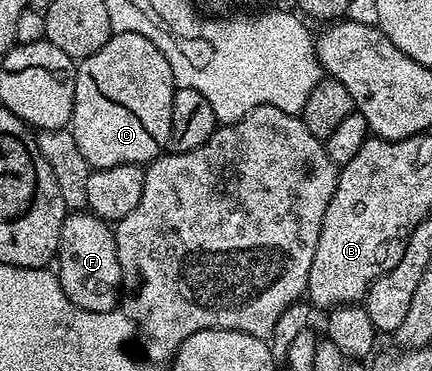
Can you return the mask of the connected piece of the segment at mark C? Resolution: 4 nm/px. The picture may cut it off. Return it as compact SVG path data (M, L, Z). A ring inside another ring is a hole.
M115 32L108 42L104 42L104 46L100 46L100 50L96 50L96 54L92 54L80 61L74 73L74 109L72 110L72 118L68 127L74 133L76 146L80 146L80 154L84 154L84 158L90 163L91 169L120 166L121 164L140 164L145 166L150 161L157 160L159 156L163 155L167 151L170 142L172 98L175 91L174 75L172 74L172 66L168 66L168 58L164 58L162 51L152 42L148 42L148 38L144 38L144 34Z

